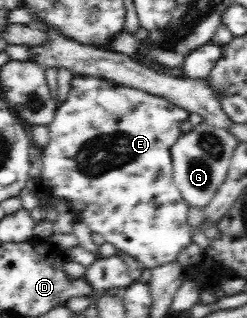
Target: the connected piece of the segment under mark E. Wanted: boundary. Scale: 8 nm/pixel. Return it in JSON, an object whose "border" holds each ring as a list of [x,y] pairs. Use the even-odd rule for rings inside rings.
{"border":[[[74,74],[70,85],[71,88],[65,101],[59,103],[54,119],[48,125],[49,143],[43,148],[41,169],[44,191],[52,197],[61,198],[70,203],[71,213],[75,218],[86,223],[92,232],[102,235],[106,243],[112,244],[120,253],[130,255],[142,263],[144,267],[152,269],[162,264],[177,262],[177,257],[182,253],[182,249],[192,243],[194,228],[187,223],[190,208],[183,200],[180,189],[174,184],[170,147],[183,134],[180,130],[180,124],[182,121],[188,120],[189,111],[170,103],[166,98],[159,95],[135,87],[117,86],[102,78]]]}

